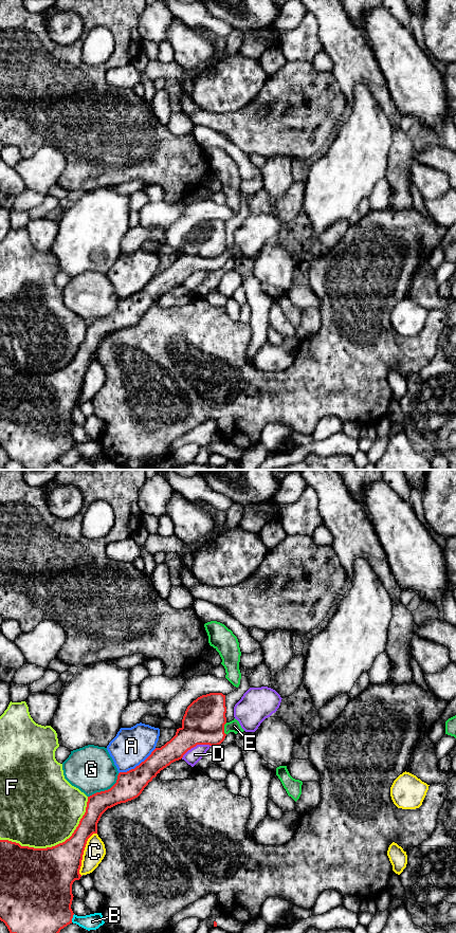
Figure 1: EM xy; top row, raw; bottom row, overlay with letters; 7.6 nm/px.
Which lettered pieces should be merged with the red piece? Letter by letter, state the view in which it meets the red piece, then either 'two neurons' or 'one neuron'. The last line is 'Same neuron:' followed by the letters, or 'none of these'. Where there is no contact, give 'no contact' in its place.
A: contact in xy; two neurons
B: contact in xy; two neurons
C: contact in xy; two neurons
D: contact in xy; two neurons
E: contact in xy; one neuron
F: contact in xy; two neurons
G: contact in xy; two neurons
Same neuron: E

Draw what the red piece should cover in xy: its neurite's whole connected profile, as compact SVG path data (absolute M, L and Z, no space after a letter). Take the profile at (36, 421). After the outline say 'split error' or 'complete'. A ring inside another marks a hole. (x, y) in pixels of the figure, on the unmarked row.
M209 219L194 226L186 235L182 253L176 261L151 280L134 295L120 298L116 309L108 316L88 323L86 339L72 362L65 368L52 373L34 374L21 372L8 366L0 366L0 446L5 450L11 460L19 461L24 470L45 470L53 461L72 450L71 435L72 410L79 406L79 396L88 365L97 360L97 349L102 341L117 330L138 324L144 314L171 289L179 287L197 271L220 271L230 258L243 258L239 248L227 249L225 221Z; split error

